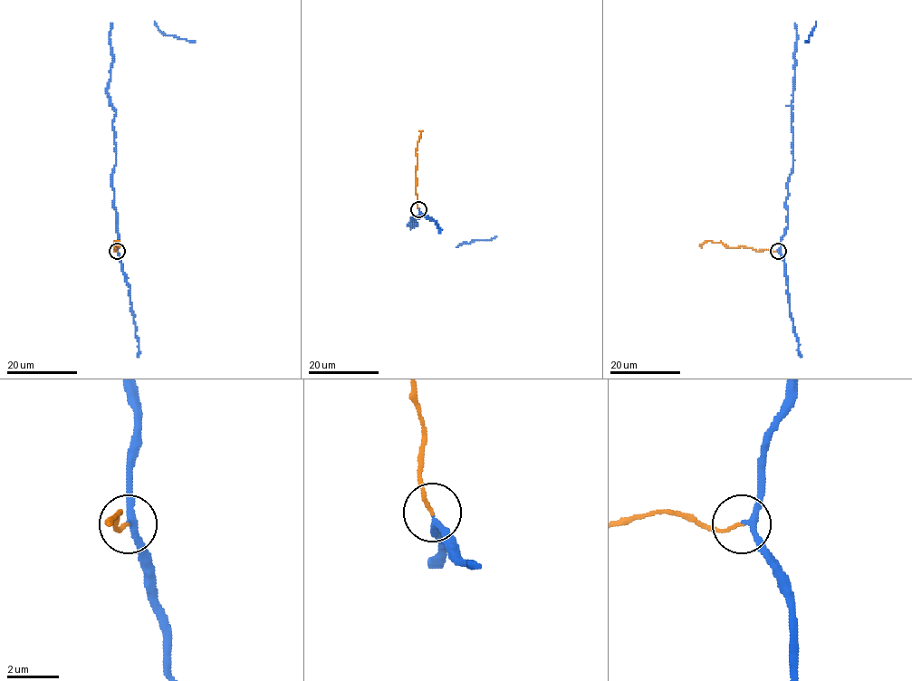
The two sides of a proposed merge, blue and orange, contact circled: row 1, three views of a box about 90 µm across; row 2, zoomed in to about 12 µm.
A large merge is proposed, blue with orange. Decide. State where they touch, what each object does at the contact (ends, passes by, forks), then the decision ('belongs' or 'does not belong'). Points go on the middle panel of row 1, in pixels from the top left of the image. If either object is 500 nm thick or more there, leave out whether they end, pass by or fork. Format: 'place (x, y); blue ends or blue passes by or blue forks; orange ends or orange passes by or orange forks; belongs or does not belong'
place (418, 209); blue passes by; orange ends; belongs

